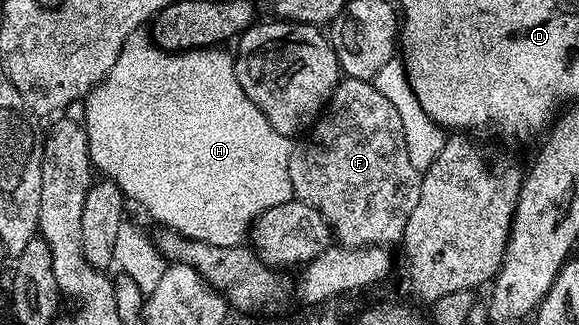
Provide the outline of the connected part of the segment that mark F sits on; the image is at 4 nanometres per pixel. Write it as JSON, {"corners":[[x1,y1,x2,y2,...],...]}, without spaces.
{"corners":[[341,77,326,109,297,142,300,143,297,146,295,143,288,152,293,195,320,211,339,245,388,248,393,245,391,242,399,243,403,239,406,220,410,220,410,212,418,208,422,174,414,168,414,164,410,164,402,120,398,112,394,112,394,104,390,104,390,100,378,92,375,84]]}

